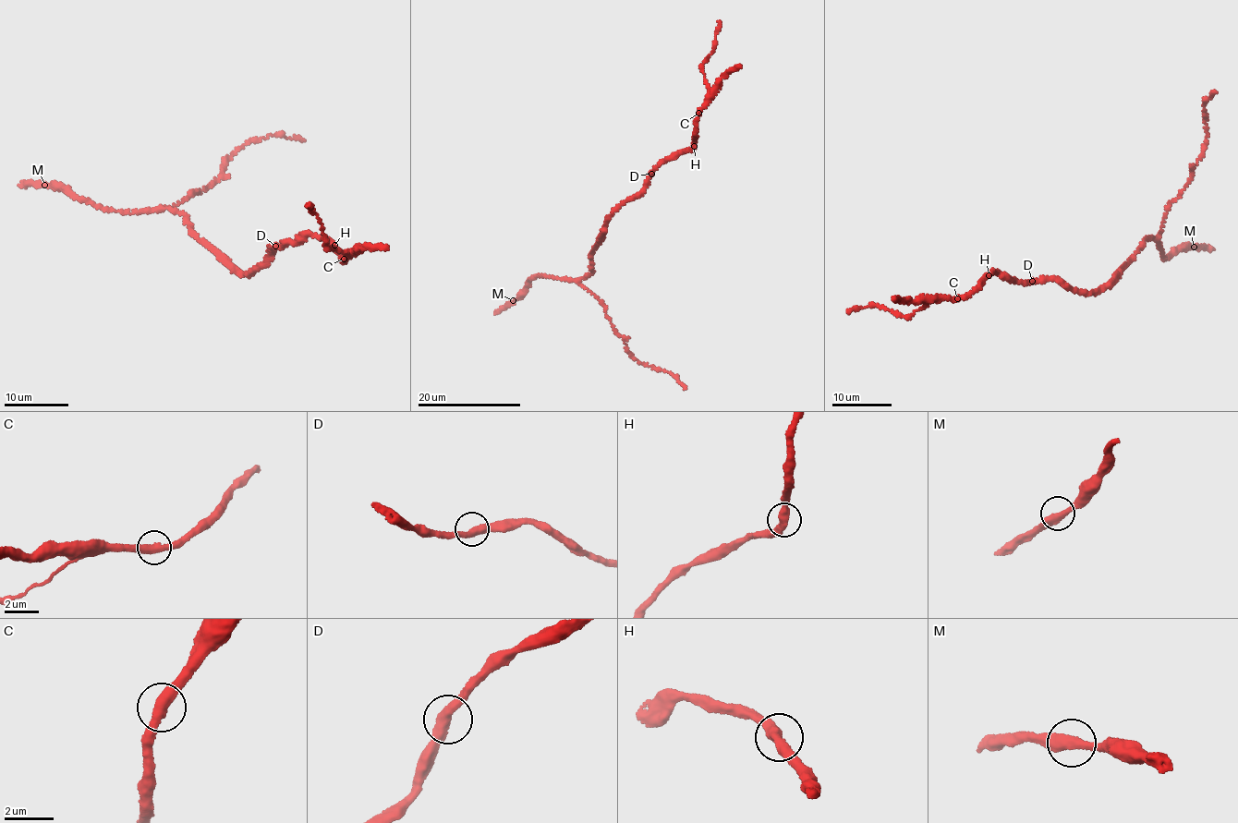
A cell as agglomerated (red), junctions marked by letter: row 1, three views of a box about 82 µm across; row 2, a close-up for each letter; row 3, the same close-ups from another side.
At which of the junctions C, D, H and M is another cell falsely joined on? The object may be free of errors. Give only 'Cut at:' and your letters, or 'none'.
Cut at: none

